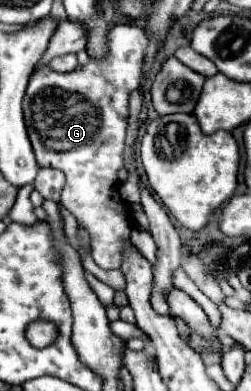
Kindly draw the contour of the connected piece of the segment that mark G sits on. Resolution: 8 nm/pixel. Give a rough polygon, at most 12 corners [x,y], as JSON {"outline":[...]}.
{"outline":[[115,24],[107,56],[35,66],[23,114],[39,168],[93,260],[121,268],[129,94],[143,28]]}

